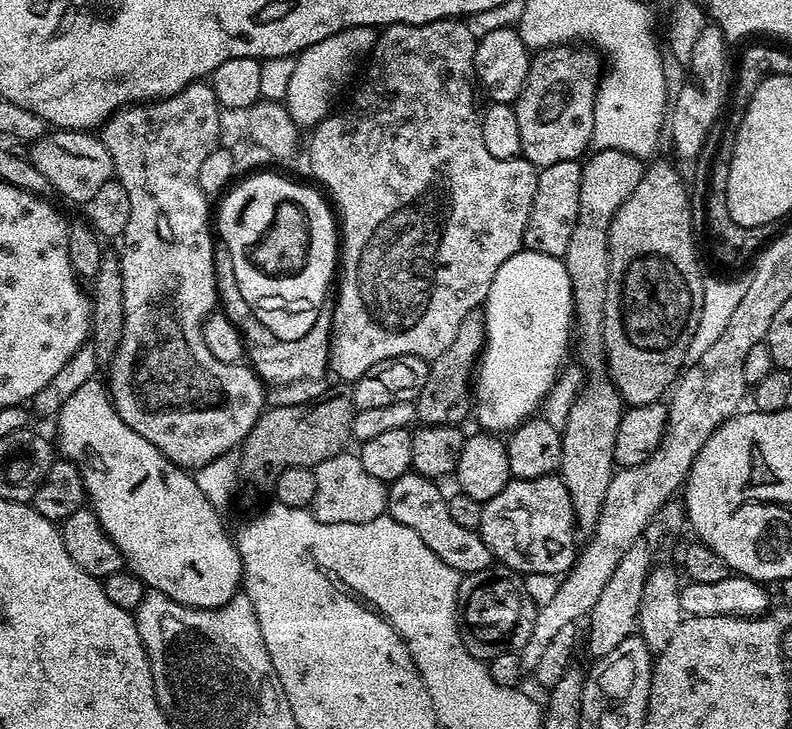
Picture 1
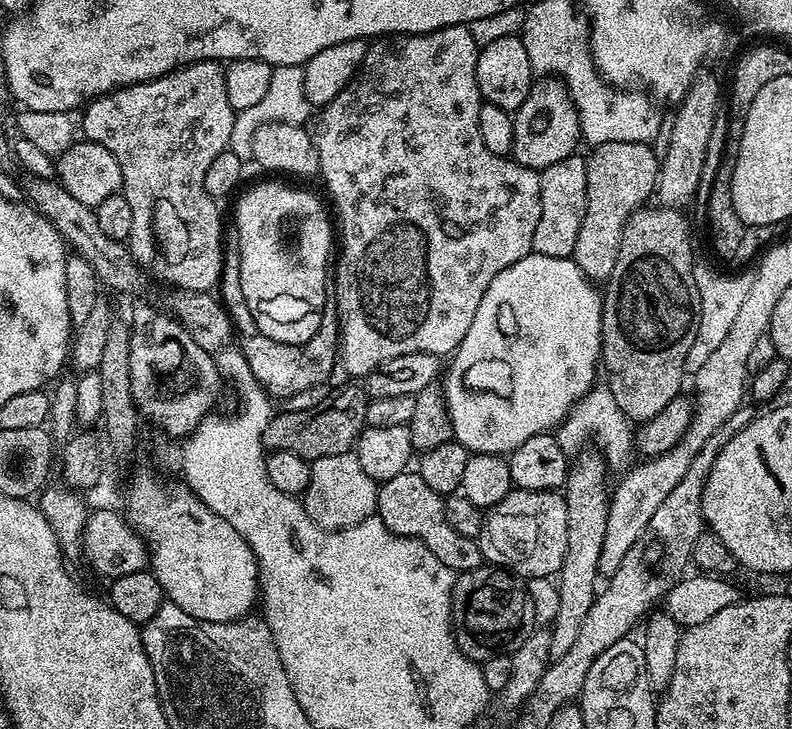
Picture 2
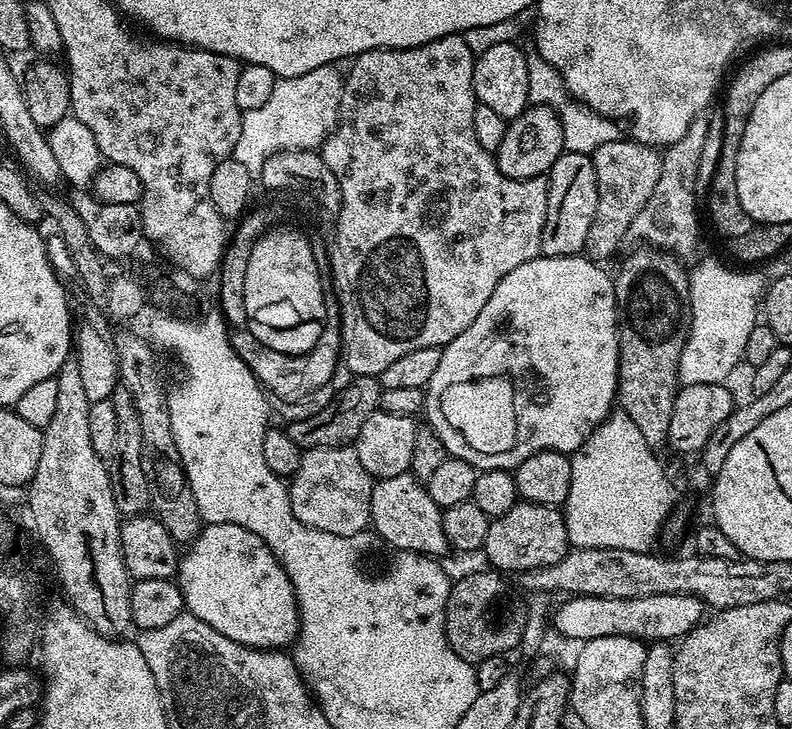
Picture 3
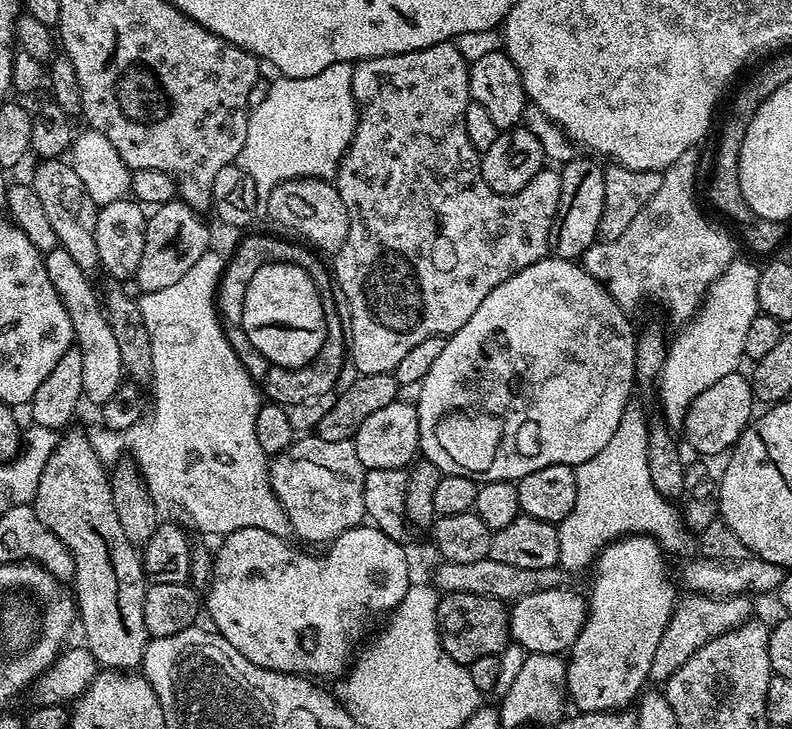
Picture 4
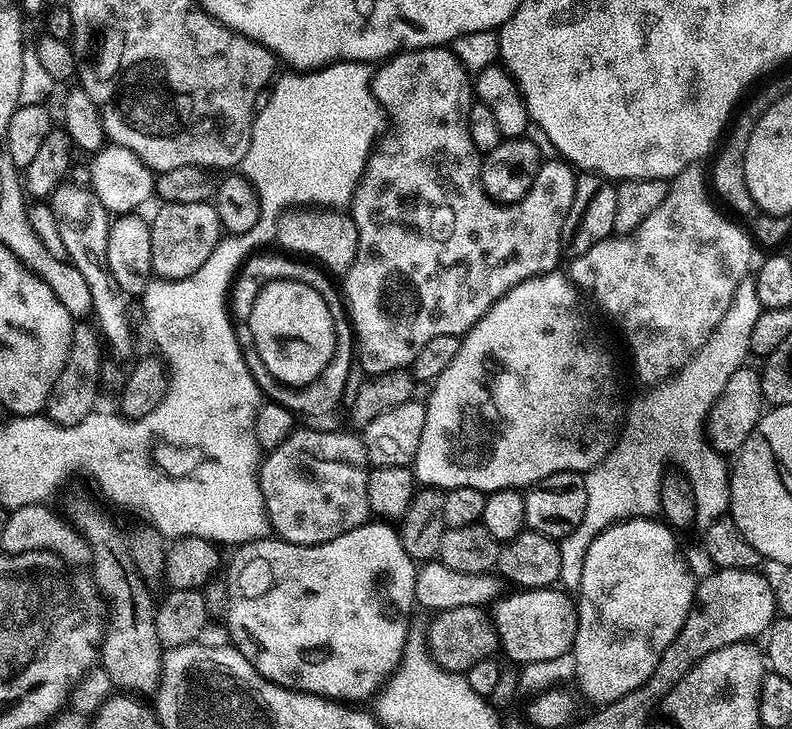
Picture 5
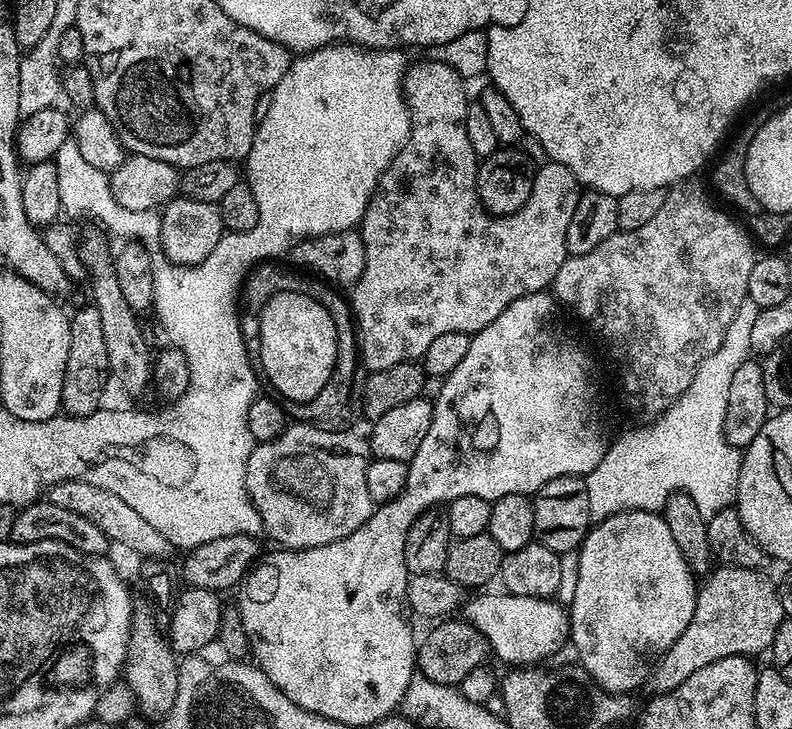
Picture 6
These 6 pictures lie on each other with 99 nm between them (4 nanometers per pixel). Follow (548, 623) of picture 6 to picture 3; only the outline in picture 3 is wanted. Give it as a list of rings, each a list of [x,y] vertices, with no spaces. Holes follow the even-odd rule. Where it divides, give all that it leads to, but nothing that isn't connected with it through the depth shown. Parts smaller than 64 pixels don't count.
[[[654,594],[623,600],[609,596],[574,596],[553,611],[550,624],[568,640],[632,636],[641,642],[676,642],[706,616],[706,605],[690,594]]]

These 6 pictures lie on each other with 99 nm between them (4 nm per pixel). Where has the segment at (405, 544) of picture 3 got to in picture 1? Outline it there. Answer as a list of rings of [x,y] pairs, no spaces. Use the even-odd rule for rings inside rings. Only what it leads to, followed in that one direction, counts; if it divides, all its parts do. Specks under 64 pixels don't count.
[[[410,470],[402,478],[387,485],[387,515],[391,516],[394,522],[402,522],[402,526],[410,526],[410,530],[414,530],[414,534],[418,534],[418,538],[422,538],[422,542],[426,542],[426,546],[430,546],[430,550],[434,550],[434,554],[438,554],[438,558],[446,562],[446,566],[458,573],[467,574],[493,567],[492,551],[480,537],[479,531],[458,526],[458,522],[450,518],[448,496],[440,493],[440,486],[437,481]]]

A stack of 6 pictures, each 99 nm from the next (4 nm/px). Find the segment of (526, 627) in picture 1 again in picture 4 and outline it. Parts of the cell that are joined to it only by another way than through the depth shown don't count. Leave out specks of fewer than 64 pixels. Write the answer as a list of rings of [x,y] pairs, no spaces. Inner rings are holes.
[[[449,592],[441,595],[438,606],[438,626],[440,627],[440,641],[459,664],[473,664],[478,658],[499,656],[510,643],[508,630],[509,609],[505,601],[486,598],[482,594],[462,594]]]

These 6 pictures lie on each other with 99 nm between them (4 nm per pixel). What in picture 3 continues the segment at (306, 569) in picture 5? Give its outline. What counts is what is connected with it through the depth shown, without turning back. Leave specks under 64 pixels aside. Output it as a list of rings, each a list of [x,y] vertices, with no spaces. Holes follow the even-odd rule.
[[[205,523],[190,549],[192,552],[179,557],[178,583],[184,596],[184,607],[191,615],[218,630],[218,634],[226,634],[226,638],[247,648],[284,650],[295,641],[300,631],[300,611],[296,608],[292,583],[270,546],[266,546],[258,534],[237,524]]]

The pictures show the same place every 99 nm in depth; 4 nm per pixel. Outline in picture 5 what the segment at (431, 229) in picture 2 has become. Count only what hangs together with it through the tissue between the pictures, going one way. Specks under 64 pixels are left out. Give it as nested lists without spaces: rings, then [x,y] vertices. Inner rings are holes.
[[[437,46],[401,50],[379,68],[372,78],[372,92],[384,109],[390,121],[390,127],[386,134],[381,135],[376,147],[373,148],[368,164],[364,168],[364,177],[360,179],[360,184],[352,196],[350,215],[352,221],[358,226],[358,254],[350,270],[342,276],[344,280],[342,297],[355,335],[355,359],[358,361],[358,368],[361,368],[368,376],[377,376],[386,370],[395,368],[408,368],[415,362],[422,346],[438,338],[438,334],[463,337],[464,333],[470,331],[514,286],[553,271],[557,267],[556,263],[562,260],[560,246],[562,222],[566,222],[566,214],[570,214],[570,202],[574,198],[577,178],[577,173],[571,164],[559,158],[548,158],[541,163],[530,190],[517,204],[496,203],[484,193],[484,187],[480,185],[482,154],[474,146],[468,129],[468,107],[474,103],[474,88],[470,83],[469,73],[464,71],[459,58],[452,53],[451,47]]]

